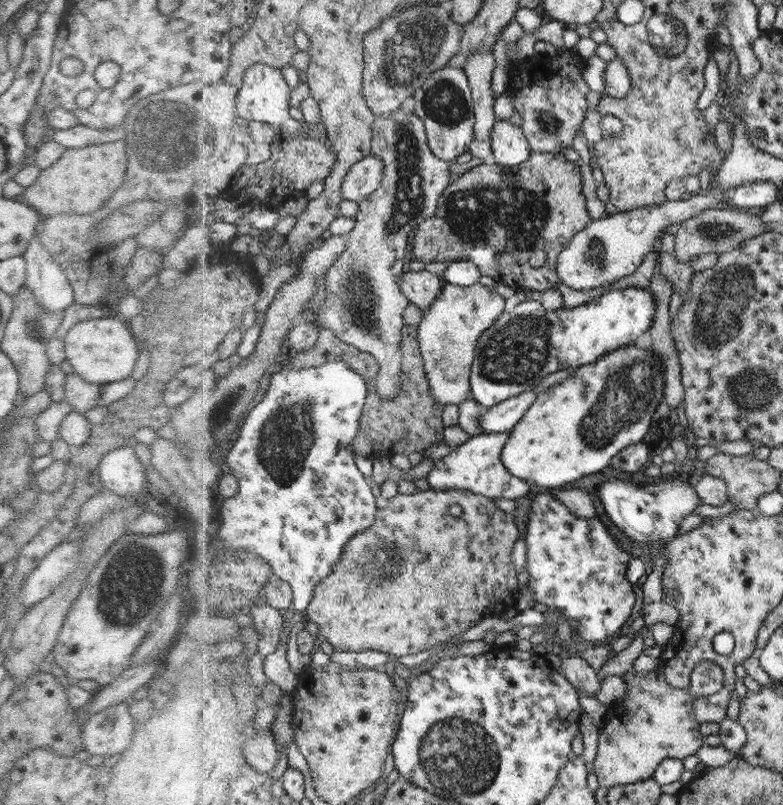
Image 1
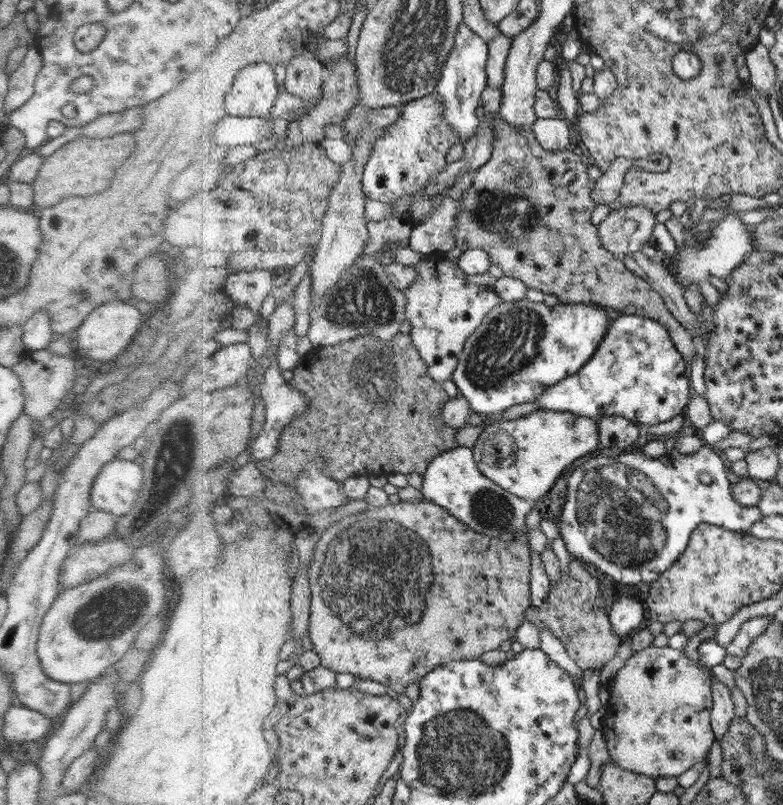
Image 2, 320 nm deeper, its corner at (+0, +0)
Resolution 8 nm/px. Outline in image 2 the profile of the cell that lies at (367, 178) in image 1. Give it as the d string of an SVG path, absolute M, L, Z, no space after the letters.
M432 93L406 103L398 122L395 122L374 145L374 154L366 166L363 185L367 197L394 206L424 191L446 169L446 155L450 146L461 141L447 123L446 103L440 93Z

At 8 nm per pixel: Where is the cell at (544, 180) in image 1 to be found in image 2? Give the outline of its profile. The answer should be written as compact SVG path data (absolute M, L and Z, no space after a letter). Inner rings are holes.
M500 116L493 118L493 152L485 166L473 173L473 182L464 192L462 201L458 202L456 228L452 230L456 248L463 252L472 249L485 250L492 265L498 265L504 277L519 278L528 288L542 291L544 295L552 294L562 305L583 303L613 308L622 315L647 316L661 321L672 334L677 351L690 363L697 355L696 346L690 331L680 324L670 313L658 292L643 278L636 276L626 268L620 257L606 250L598 237L598 228L592 217L596 204L591 193L595 183L590 181L589 165L573 147L563 152L550 153L534 140L536 133L531 127L520 128L506 122ZM520 173L529 176L529 187L516 188L515 179Z

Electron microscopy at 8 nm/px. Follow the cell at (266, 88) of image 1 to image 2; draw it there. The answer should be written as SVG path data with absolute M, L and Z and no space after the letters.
M254 63L243 68L234 81L234 88L227 93L227 111L232 116L269 117L270 110L277 104L280 93L278 76L273 63Z

